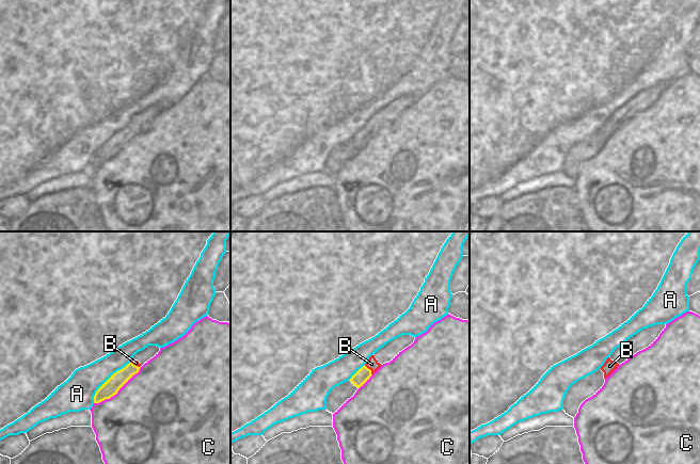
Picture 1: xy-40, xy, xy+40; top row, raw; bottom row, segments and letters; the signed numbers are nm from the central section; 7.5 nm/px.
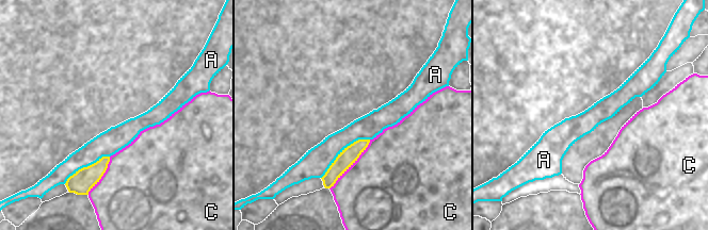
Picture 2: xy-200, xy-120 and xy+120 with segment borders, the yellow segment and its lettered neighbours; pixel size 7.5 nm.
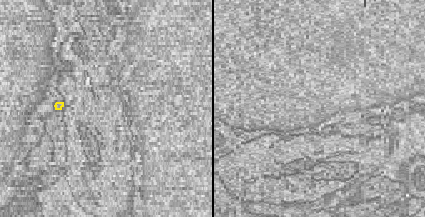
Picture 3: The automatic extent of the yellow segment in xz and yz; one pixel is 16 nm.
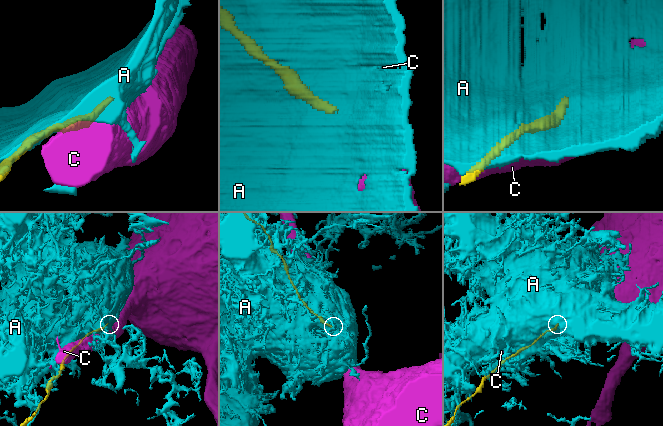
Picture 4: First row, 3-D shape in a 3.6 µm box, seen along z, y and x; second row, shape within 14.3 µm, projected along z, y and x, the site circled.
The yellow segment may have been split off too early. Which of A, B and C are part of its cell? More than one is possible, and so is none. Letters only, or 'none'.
B

